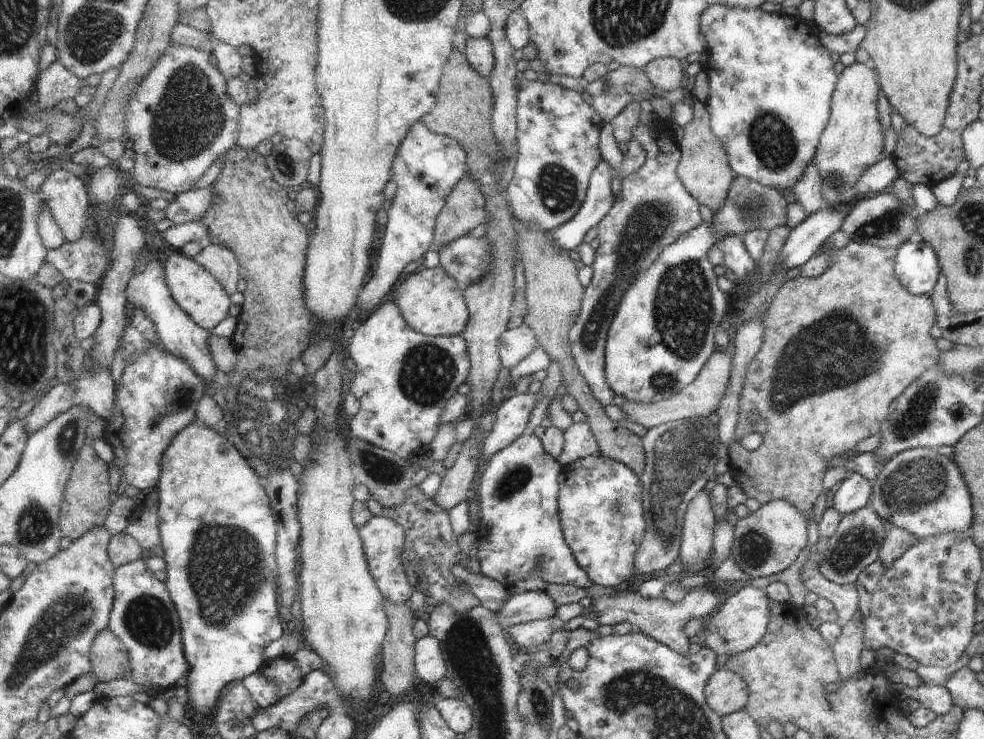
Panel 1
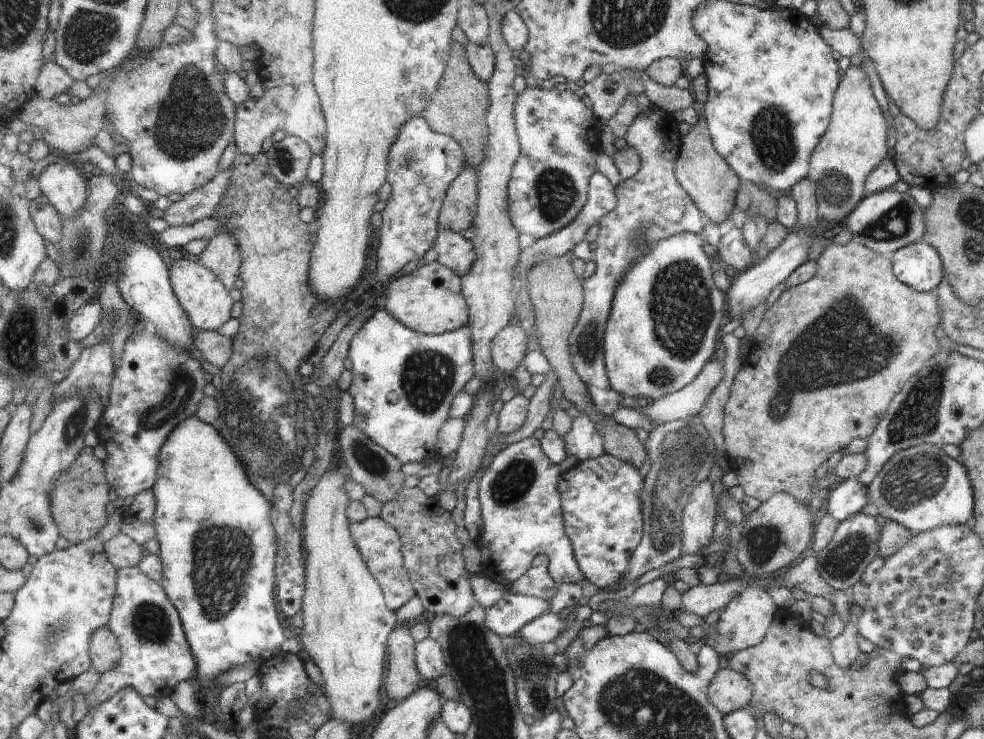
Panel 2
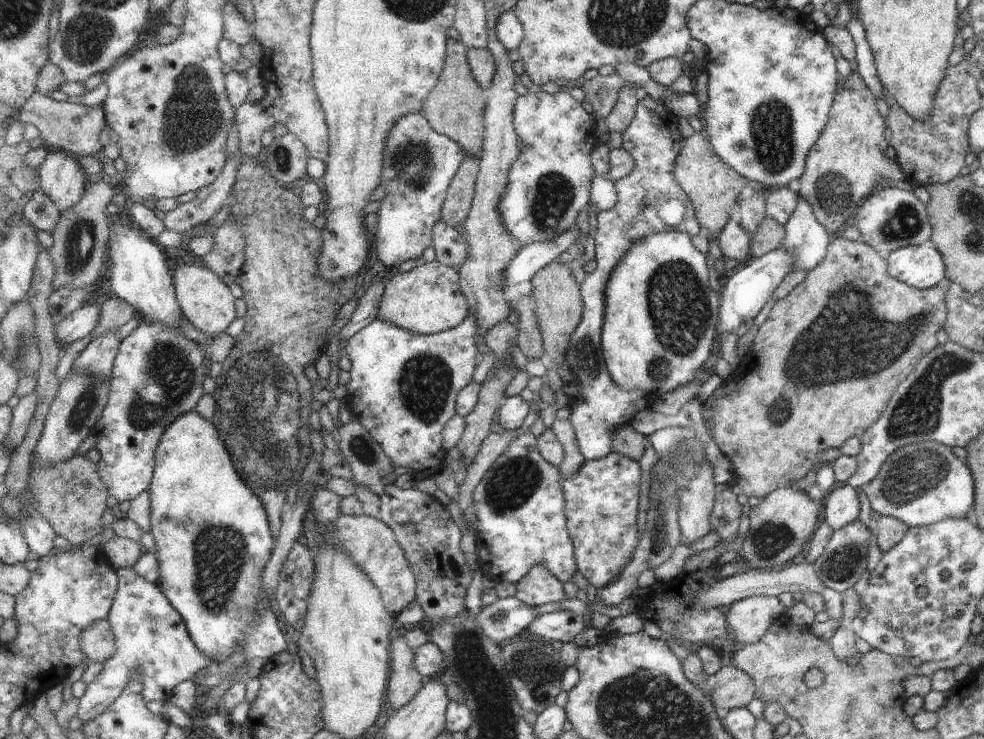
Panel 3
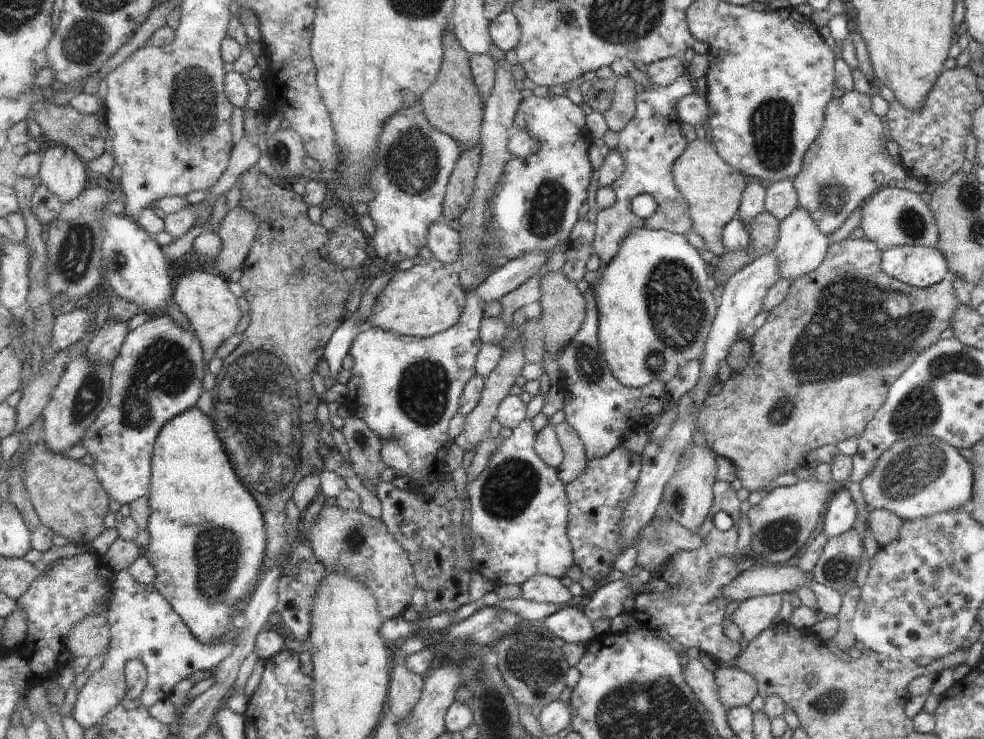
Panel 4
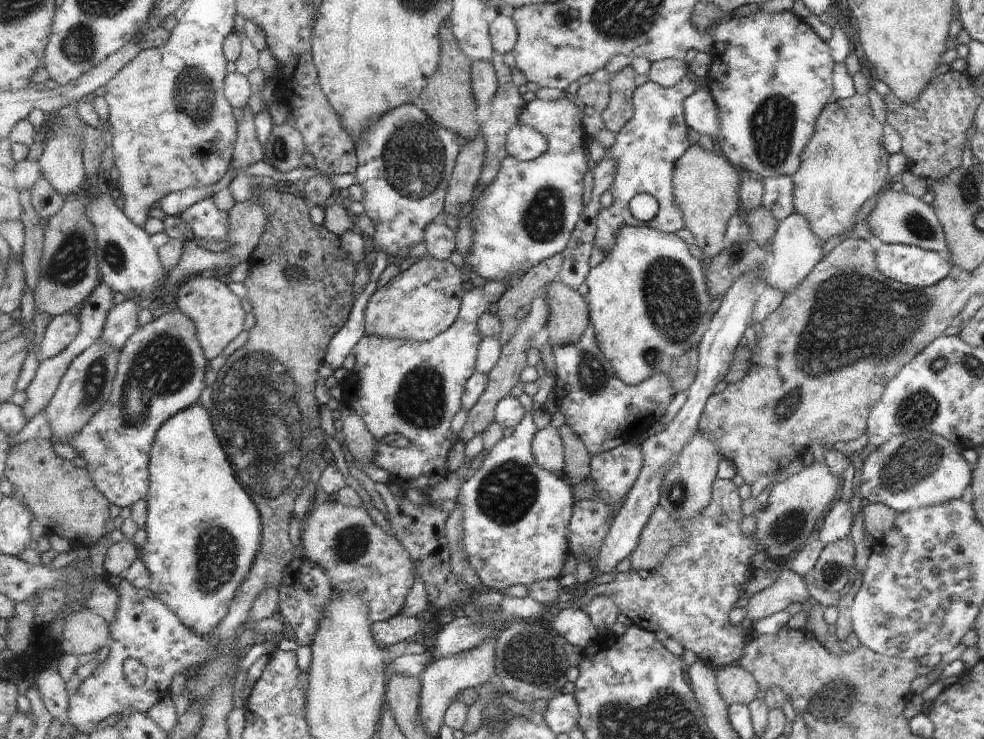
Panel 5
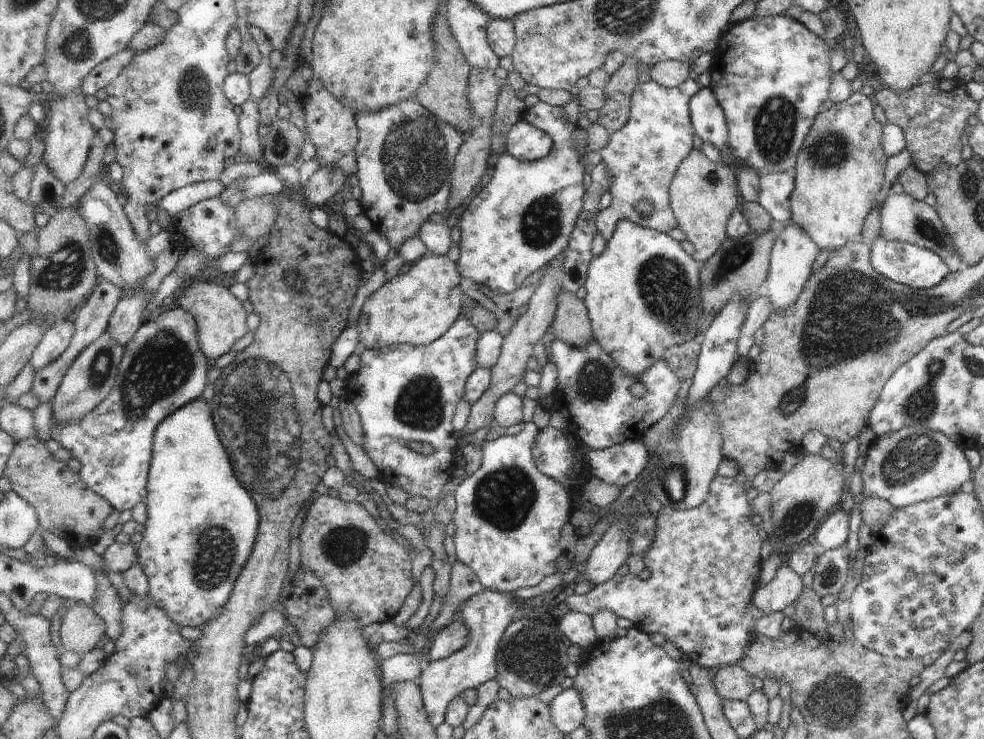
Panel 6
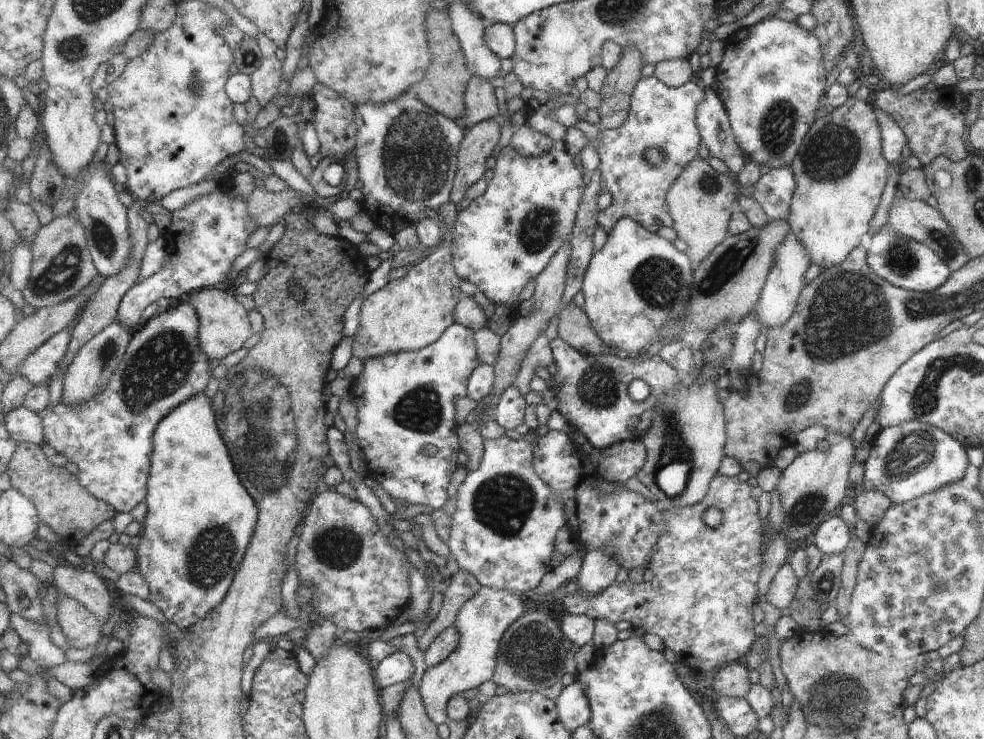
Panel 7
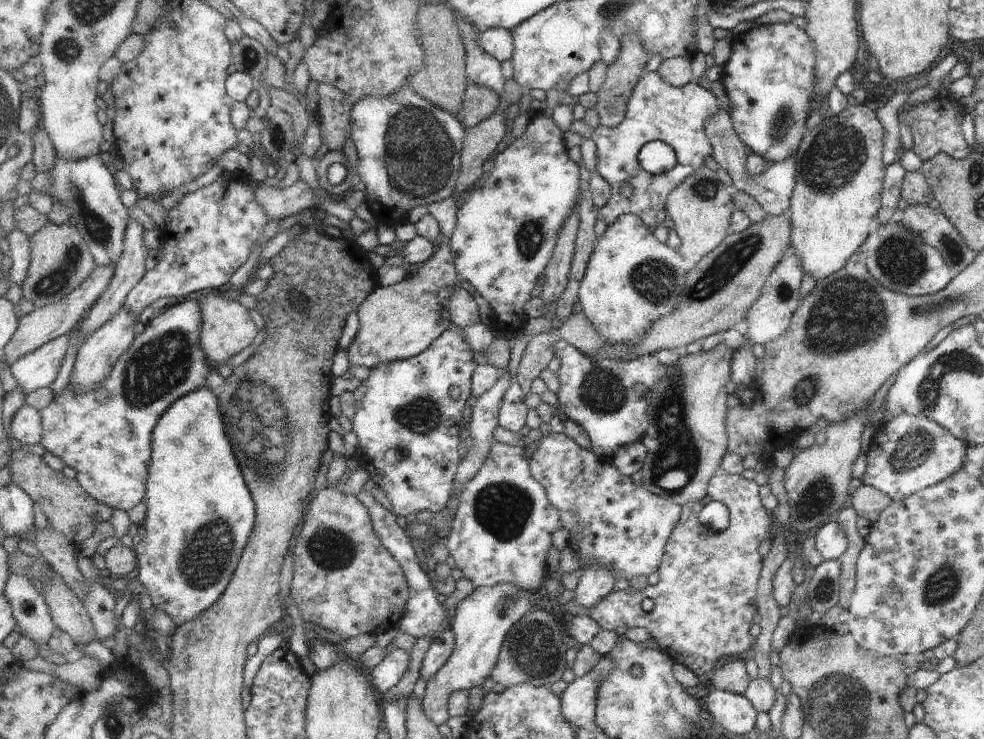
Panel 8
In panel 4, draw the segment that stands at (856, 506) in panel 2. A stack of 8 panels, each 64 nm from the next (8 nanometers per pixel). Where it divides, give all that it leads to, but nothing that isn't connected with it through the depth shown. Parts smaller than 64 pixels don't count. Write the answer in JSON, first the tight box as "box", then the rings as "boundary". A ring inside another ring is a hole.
{"box":[818,486,857,539],"boundary":[[[842,486],[835,488],[832,496],[828,499],[825,510],[818,528],[825,532],[827,539],[854,526],[857,511],[846,488]]]}

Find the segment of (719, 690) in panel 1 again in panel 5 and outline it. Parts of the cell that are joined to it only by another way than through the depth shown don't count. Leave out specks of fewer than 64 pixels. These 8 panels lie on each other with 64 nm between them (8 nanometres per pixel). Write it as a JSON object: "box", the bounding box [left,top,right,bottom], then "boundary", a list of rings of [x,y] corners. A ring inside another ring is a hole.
{"box":[714,664,758,704],"boundary":[[[736,664],[714,669],[715,686],[723,702],[730,704],[749,704],[758,691],[755,679]]]}

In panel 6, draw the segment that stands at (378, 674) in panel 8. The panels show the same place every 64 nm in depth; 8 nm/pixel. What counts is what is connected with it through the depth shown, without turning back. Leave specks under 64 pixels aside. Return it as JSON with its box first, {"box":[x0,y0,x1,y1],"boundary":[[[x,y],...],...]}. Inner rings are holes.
{"box":[381,654,425,686],"boundary":[[[398,654],[393,658],[382,659],[381,674],[383,674],[383,686],[391,686],[395,682],[415,680],[422,675],[425,660],[418,660],[414,654]]]}

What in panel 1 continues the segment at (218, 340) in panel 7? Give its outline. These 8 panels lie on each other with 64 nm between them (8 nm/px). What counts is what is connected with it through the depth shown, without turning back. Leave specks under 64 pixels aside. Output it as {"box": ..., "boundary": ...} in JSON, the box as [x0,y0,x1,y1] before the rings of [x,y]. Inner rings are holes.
{"box":[163,252,233,330],"boundary":[[[174,252],[163,263],[163,270],[167,276],[167,286],[171,290],[171,296],[181,306],[181,310],[194,319],[199,326],[213,330],[229,316],[229,308],[233,306],[229,294],[223,290],[219,280],[211,272],[207,272],[198,262],[195,262],[195,259],[187,258],[181,252]]]}

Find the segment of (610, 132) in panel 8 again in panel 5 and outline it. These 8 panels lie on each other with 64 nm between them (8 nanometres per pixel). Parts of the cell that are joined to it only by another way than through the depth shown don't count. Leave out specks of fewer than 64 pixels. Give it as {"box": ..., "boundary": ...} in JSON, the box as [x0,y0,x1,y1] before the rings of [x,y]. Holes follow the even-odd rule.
{"box":[595,75,695,256],"boundary":[[[691,75],[685,76],[679,84],[675,86],[665,87],[657,84],[655,81],[648,80],[643,85],[635,90],[634,94],[634,108],[635,116],[625,125],[625,128],[618,132],[616,141],[612,147],[606,149],[606,158],[617,162],[617,178],[610,188],[613,192],[615,202],[606,209],[602,209],[597,219],[597,232],[595,246],[598,250],[607,256],[619,236],[619,230],[623,226],[638,226],[638,227],[651,227],[656,230],[661,230],[667,233],[674,233],[678,230],[685,229],[685,220],[683,220],[683,212],[679,210],[674,196],[674,172],[675,164],[682,158],[683,154],[691,148],[691,140],[689,140],[689,125],[685,118],[685,102],[692,94],[695,94],[695,79]],[[639,194],[651,194],[653,198],[657,199],[660,204],[657,216],[649,222],[639,220],[630,209],[630,204],[633,198]]]}

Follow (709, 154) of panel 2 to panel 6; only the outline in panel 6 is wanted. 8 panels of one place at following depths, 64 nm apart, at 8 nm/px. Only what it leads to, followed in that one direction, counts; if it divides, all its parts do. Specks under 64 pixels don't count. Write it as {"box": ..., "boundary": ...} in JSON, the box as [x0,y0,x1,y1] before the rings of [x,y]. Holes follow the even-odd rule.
{"box":[671,148,737,262],"boundary":[[[695,148],[679,166],[678,174],[671,185],[671,208],[679,222],[678,228],[694,246],[692,257],[704,262],[715,254],[726,238],[726,222],[733,216],[737,206],[737,188],[731,170],[715,162],[711,164],[703,153]]]}

